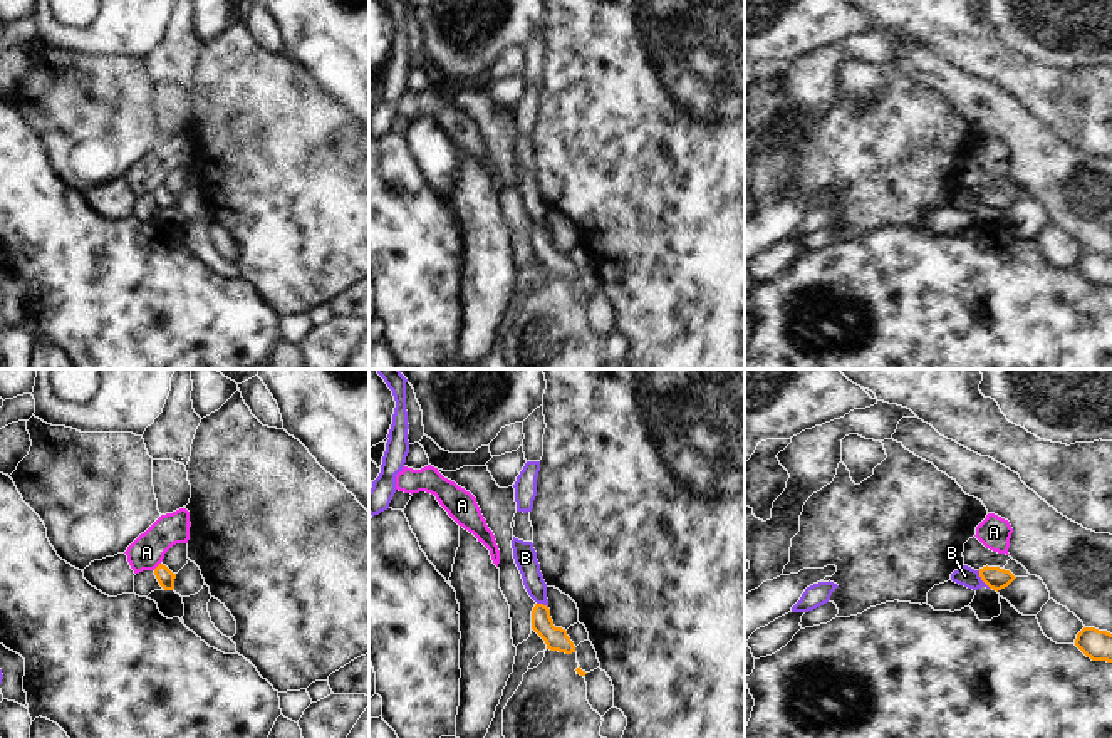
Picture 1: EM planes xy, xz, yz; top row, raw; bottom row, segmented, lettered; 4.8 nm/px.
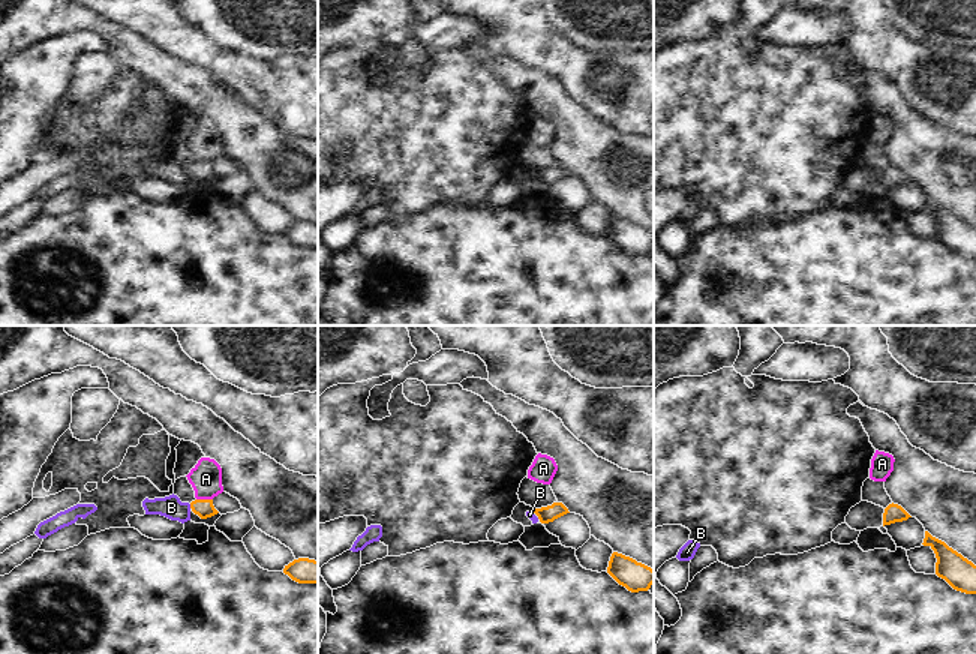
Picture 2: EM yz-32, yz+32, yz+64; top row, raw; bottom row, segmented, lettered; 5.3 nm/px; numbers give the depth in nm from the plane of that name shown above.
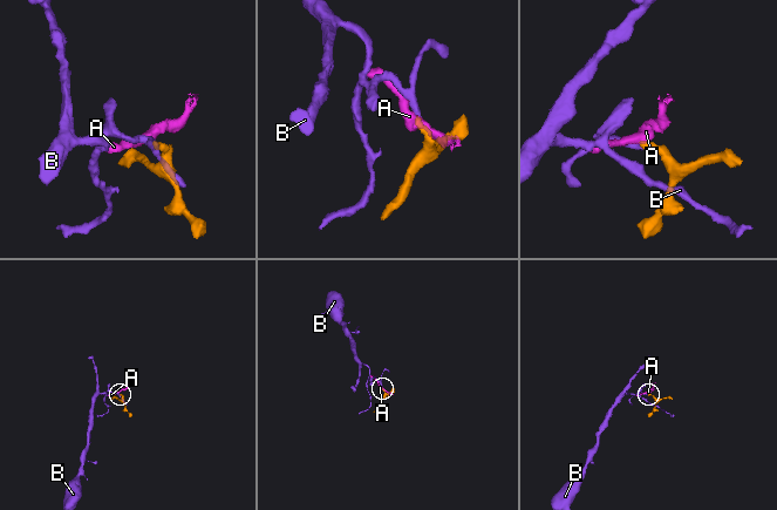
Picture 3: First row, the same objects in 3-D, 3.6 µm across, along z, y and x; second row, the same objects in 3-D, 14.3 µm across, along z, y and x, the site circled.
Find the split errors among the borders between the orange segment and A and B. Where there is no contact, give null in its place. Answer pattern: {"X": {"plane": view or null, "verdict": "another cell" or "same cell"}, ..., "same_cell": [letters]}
{"A": {"plane": "xy", "verdict": "another cell"}, "B": {"plane": "yz", "verdict": "another cell"}, "same_cell": []}

